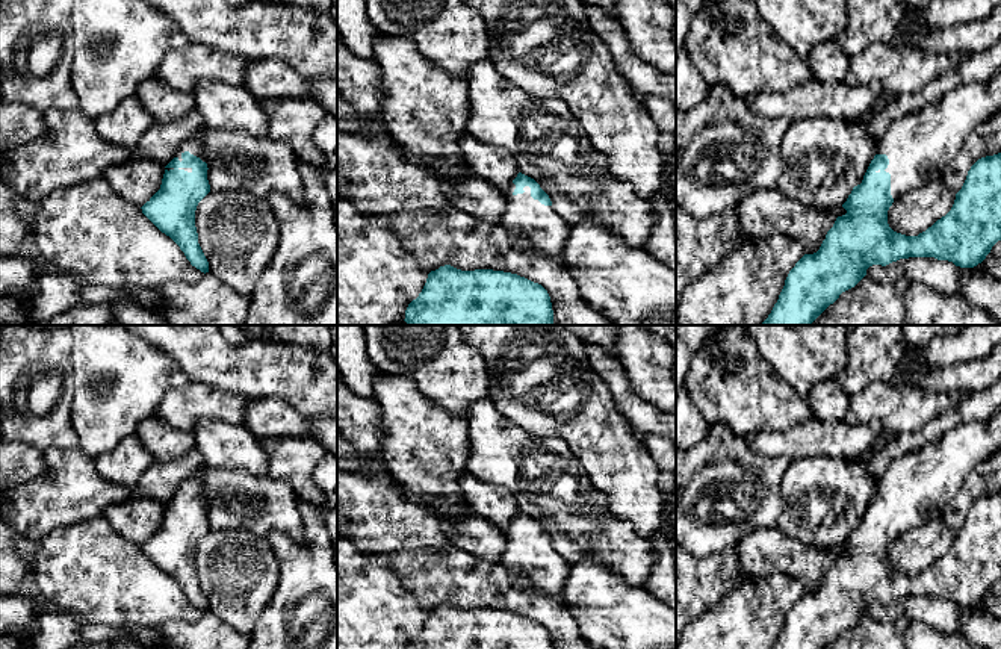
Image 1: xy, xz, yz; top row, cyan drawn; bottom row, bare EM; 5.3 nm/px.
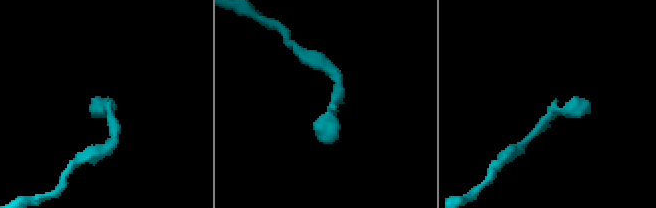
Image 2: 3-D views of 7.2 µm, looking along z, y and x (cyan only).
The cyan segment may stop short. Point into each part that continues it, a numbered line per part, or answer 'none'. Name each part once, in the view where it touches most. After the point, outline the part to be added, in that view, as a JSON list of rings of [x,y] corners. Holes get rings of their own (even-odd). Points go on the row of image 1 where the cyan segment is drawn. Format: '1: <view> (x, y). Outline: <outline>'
1: xz (534, 229). Outline: [[[511,183],[504,195],[507,209],[502,225],[511,245],[520,253],[552,259],[564,253],[570,234],[570,225],[553,210],[531,197],[531,188],[514,195],[516,185]]]

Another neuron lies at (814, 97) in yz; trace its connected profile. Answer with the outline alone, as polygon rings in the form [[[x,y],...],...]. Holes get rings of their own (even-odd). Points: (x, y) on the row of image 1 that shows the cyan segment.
[[[812,79],[785,92],[756,92],[745,100],[762,116],[789,121],[830,116],[847,121],[871,115],[883,95],[880,83],[851,86]]]

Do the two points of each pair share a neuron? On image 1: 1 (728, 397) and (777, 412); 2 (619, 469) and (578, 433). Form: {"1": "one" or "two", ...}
{"1": "one", "2": "one"}

